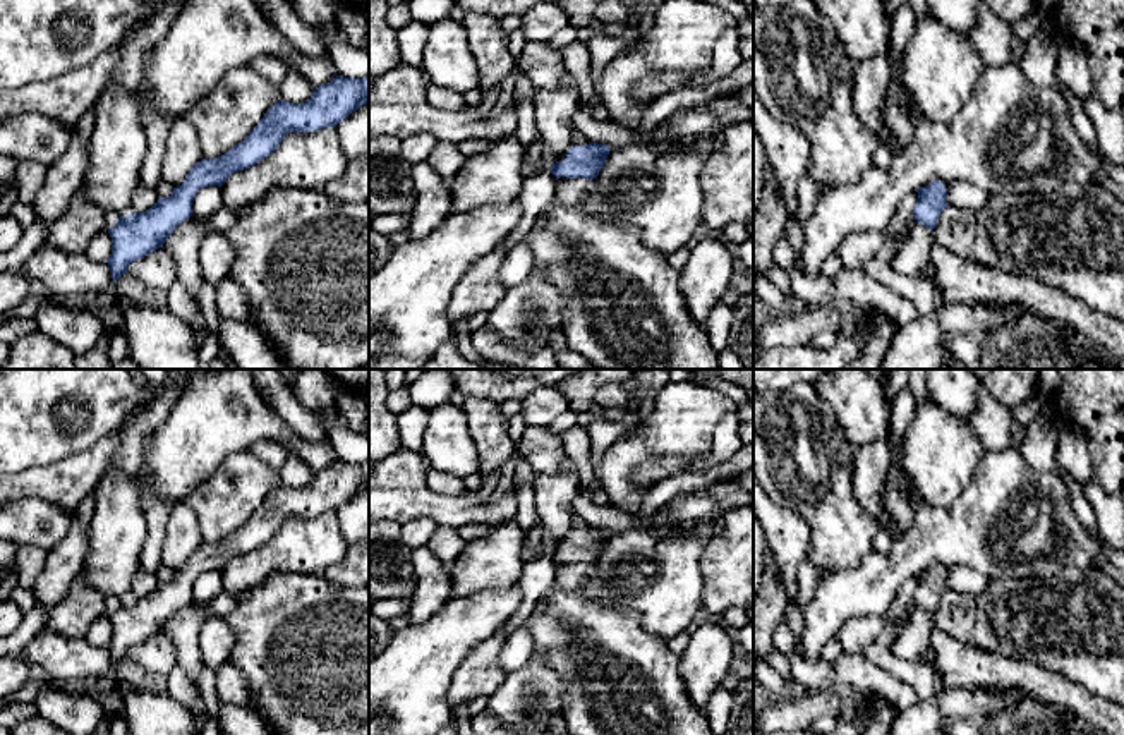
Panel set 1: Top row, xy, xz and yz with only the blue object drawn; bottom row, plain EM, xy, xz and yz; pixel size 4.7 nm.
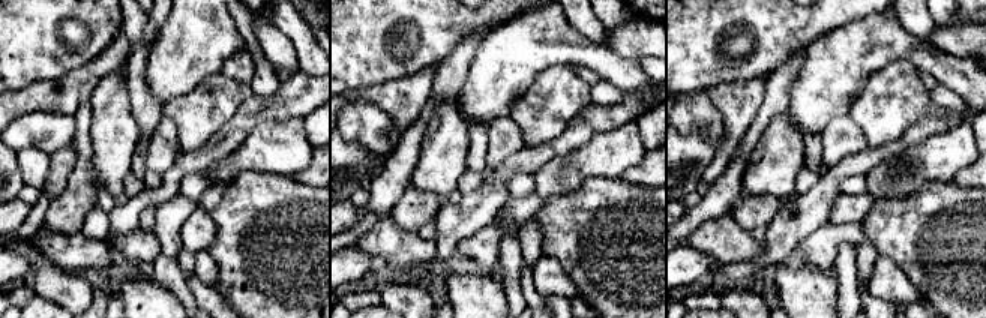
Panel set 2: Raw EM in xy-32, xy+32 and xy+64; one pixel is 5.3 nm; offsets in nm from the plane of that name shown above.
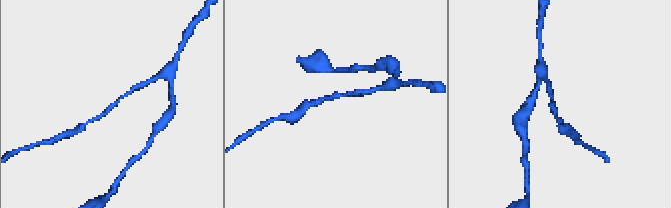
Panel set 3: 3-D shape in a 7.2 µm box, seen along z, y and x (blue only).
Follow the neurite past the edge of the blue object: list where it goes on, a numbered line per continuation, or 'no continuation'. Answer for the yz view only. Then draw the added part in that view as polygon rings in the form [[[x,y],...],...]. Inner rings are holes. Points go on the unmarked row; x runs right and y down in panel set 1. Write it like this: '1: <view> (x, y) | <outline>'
no continuation

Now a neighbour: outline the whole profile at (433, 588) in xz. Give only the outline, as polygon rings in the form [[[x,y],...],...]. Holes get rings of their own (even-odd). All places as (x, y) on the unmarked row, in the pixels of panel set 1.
[[[426,546],[414,550],[414,568],[417,584],[412,592],[408,618],[414,623],[434,617],[451,594],[451,575],[448,562],[439,560]]]

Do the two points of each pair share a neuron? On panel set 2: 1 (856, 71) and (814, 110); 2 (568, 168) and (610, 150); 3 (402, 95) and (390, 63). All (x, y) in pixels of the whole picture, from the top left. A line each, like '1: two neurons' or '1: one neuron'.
1: one neuron
2: one neuron
3: two neurons

